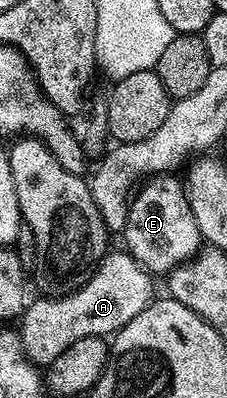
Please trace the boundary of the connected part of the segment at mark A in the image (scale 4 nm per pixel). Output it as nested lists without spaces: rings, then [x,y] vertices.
[[[112,251],[95,266],[91,276],[80,283],[85,285],[77,284],[73,293],[40,297],[33,305],[31,302],[22,314],[22,340],[29,360],[35,361],[37,366],[47,367],[66,351],[66,347],[70,347],[70,343],[78,343],[78,339],[107,338],[119,333],[134,315],[141,313],[154,300],[152,281],[153,274],[143,269],[131,253]]]

